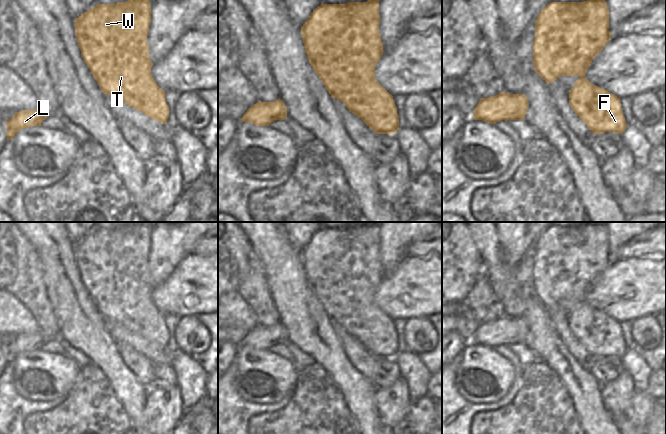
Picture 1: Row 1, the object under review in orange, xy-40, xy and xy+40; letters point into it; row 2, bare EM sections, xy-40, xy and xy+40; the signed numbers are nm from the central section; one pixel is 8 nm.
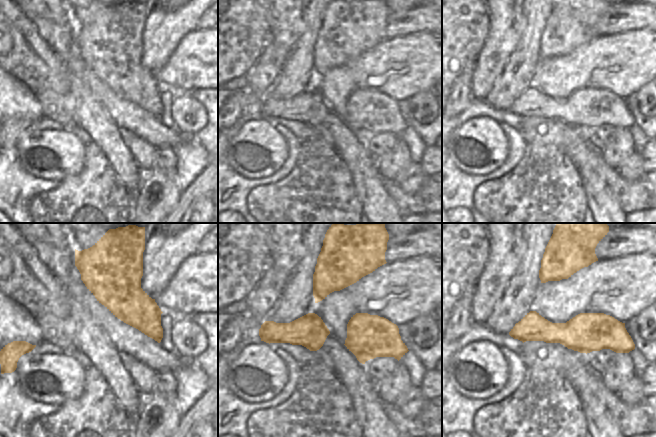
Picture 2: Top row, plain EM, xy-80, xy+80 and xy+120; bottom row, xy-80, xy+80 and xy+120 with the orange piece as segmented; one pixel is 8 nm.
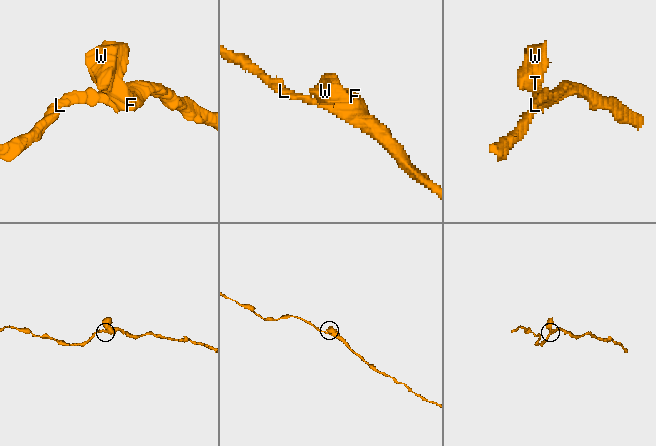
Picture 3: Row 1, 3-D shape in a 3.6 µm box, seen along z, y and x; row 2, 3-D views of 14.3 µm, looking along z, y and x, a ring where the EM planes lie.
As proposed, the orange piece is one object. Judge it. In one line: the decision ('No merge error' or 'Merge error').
No merge error.

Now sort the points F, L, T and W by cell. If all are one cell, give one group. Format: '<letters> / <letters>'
F L T W

